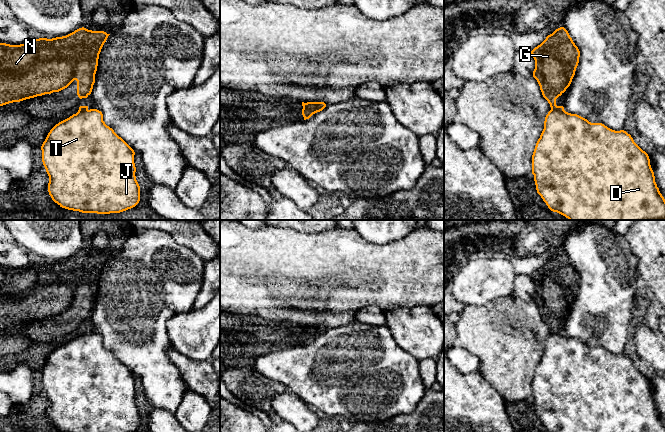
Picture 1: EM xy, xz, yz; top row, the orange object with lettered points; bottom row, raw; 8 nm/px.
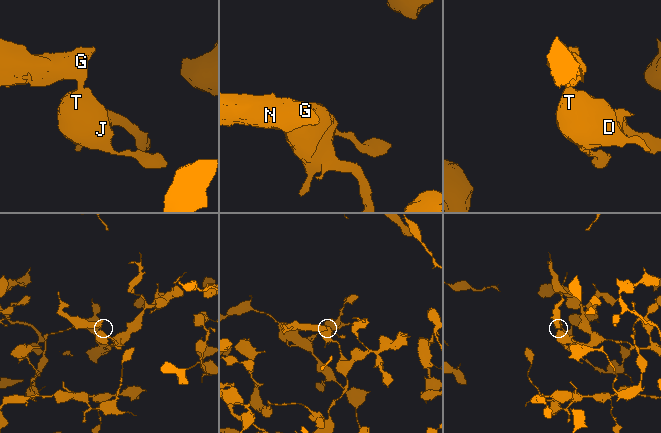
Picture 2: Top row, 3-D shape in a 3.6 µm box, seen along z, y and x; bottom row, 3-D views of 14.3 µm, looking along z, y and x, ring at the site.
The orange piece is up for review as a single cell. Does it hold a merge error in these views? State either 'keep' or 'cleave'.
cleave

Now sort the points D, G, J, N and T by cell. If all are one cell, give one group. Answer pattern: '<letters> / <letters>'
D J T / G N

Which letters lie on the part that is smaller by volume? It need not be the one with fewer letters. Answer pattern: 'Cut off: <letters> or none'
Cut off: G, N

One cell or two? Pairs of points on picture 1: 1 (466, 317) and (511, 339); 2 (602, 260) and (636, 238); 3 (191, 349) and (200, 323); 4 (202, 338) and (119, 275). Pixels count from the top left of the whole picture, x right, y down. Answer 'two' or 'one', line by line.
1: one
2: two
3: one
4: two

